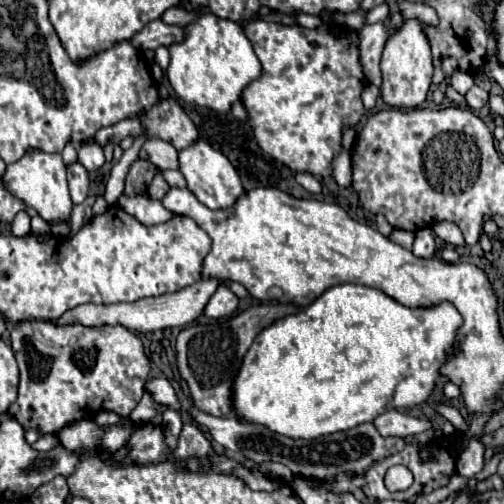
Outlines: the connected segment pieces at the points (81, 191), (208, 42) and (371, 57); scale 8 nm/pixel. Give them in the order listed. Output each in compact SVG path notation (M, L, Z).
M70 163L68 167L68 187L70 187L70 197L72 203L82 203L88 195L88 187L90 187L90 179L88 179L88 171L84 169L84 165Z
M202 13L194 23L188 23L184 27L184 39L172 43L168 51L170 65L166 75L176 95L186 103L210 107L218 113L228 113L232 103L240 101L240 89L244 89L252 77L260 77L260 61L244 37L242 25L220 19L214 13Z
M378 21L372 25L364 25L360 29L360 63L364 69L364 75L368 81L376 87L382 85L382 73L380 73L380 53L388 39L388 23Z

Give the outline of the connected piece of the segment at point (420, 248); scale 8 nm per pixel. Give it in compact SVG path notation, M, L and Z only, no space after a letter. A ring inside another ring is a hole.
M420 229L416 231L416 241L414 241L414 247L412 247L412 253L416 257L422 257L422 259L428 259L434 255L434 237L432 237L432 231L430 229Z

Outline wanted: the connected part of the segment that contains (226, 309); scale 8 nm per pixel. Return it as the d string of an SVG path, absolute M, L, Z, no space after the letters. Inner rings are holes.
M218 285L216 293L210 297L208 305L204 307L204 315L210 317L226 317L234 315L238 309L238 297L228 289L228 285Z

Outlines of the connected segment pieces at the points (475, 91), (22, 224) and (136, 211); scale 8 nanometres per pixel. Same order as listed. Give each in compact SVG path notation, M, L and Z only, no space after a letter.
M474 85L472 89L466 91L464 99L466 99L466 105L468 105L474 113L478 113L478 111L486 105L486 101L488 101L488 93L486 93L484 89L480 89L478 85Z
M20 211L20 213L14 217L10 229L12 229L12 233L14 233L16 237L24 237L26 233L30 233L30 217L28 217L28 213L26 213L26 211Z
M122 195L116 203L144 225L166 223L168 219L172 219L172 213L168 213L158 201L150 199L148 195L136 195L136 197L124 197Z

